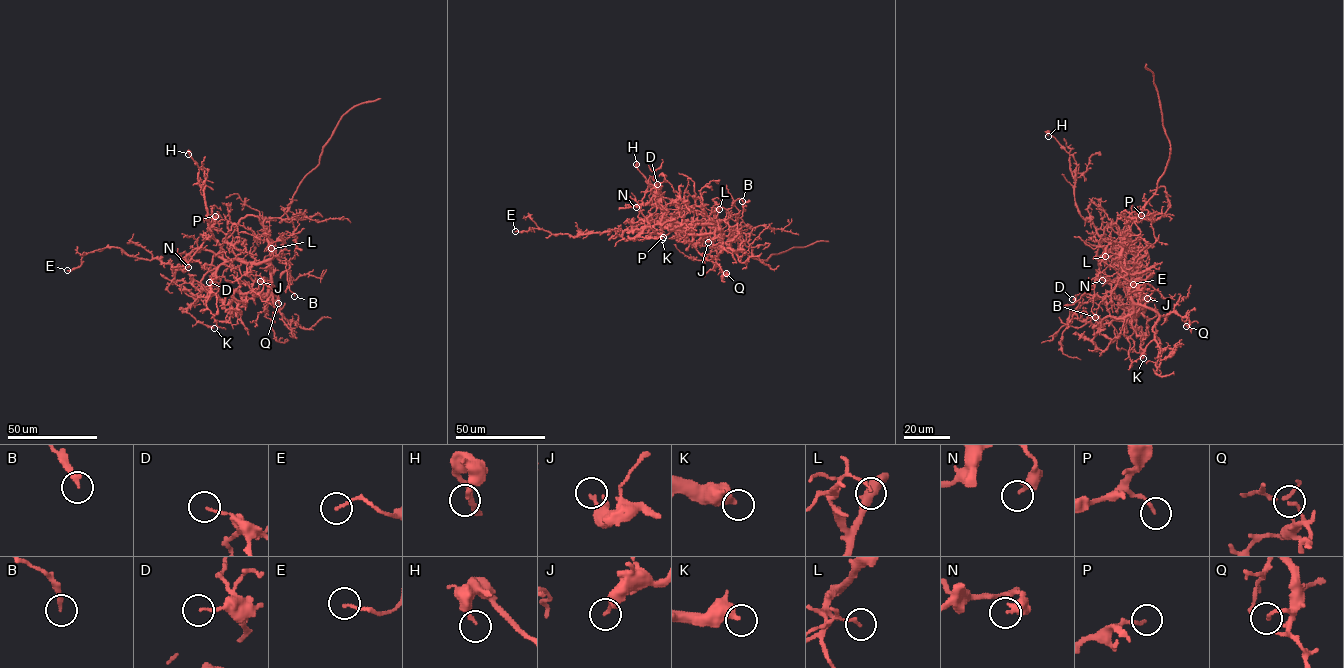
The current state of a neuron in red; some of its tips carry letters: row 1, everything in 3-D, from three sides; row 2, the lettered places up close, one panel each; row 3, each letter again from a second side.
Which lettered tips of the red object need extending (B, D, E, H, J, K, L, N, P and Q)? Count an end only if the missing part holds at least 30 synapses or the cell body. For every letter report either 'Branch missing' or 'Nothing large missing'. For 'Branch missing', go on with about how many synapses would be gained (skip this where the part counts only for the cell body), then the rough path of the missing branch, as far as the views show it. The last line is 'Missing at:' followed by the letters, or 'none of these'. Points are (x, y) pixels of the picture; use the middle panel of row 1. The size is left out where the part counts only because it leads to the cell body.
B: Nothing large missing
D: Nothing large missing
E: Nothing large missing
H: Nothing large missing
J: Nothing large missing
K: Nothing large missing
L: Nothing large missing
N: Nothing large missing
P: Nothing large missing
Q: Nothing large missing
Missing at: none of these

